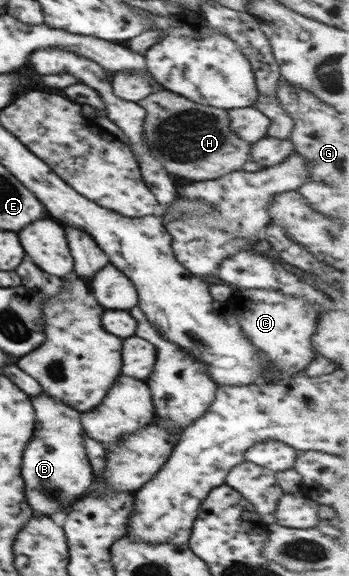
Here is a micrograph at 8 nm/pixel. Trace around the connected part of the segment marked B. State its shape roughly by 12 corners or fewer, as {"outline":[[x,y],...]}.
{"outline":[[46,393],[23,451],[34,512],[68,512],[94,479],[81,413]]}

